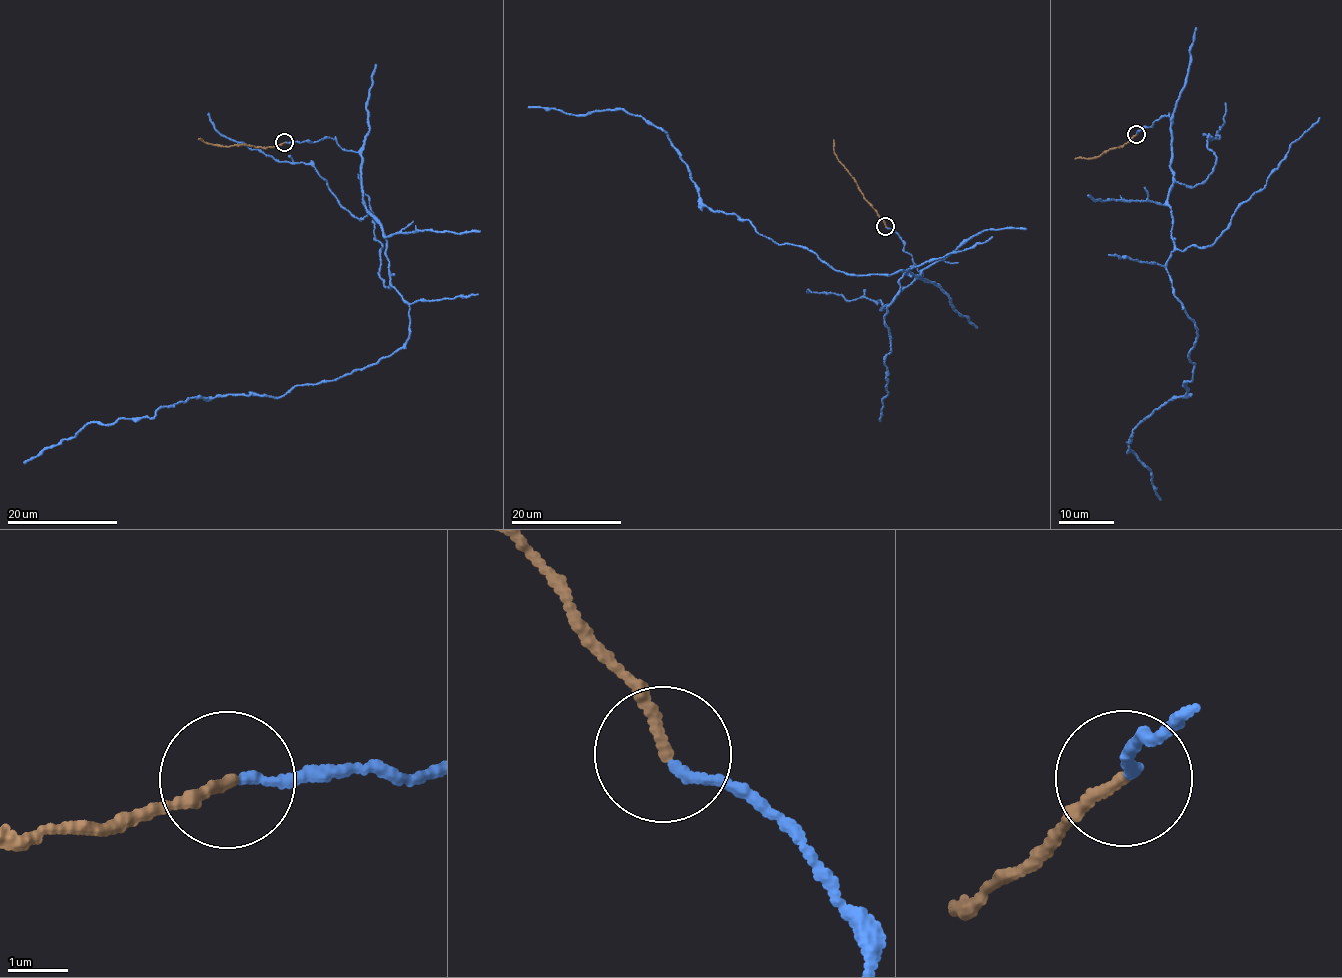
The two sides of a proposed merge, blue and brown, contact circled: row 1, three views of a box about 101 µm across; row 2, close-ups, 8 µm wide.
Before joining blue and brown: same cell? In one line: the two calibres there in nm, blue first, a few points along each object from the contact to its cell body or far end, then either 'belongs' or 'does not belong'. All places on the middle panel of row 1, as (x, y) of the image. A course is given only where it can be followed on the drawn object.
calibres 140 and 170 nm; course blue (886, 227), (933, 282), (903, 272), (911, 266), (847, 275), (713, 212), (665, 132), (640, 116), (527, 108); course brown (885, 226), (855, 179), (840, 162), (833, 139); belongs

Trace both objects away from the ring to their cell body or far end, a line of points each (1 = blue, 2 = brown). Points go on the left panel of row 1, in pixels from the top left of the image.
1: (285, 143), (334, 139), (361, 157), (405, 342), (280, 397), (87, 423), (23, 463)
2: (283, 143), (267, 147), (237, 143), (229, 146), (198, 139)

